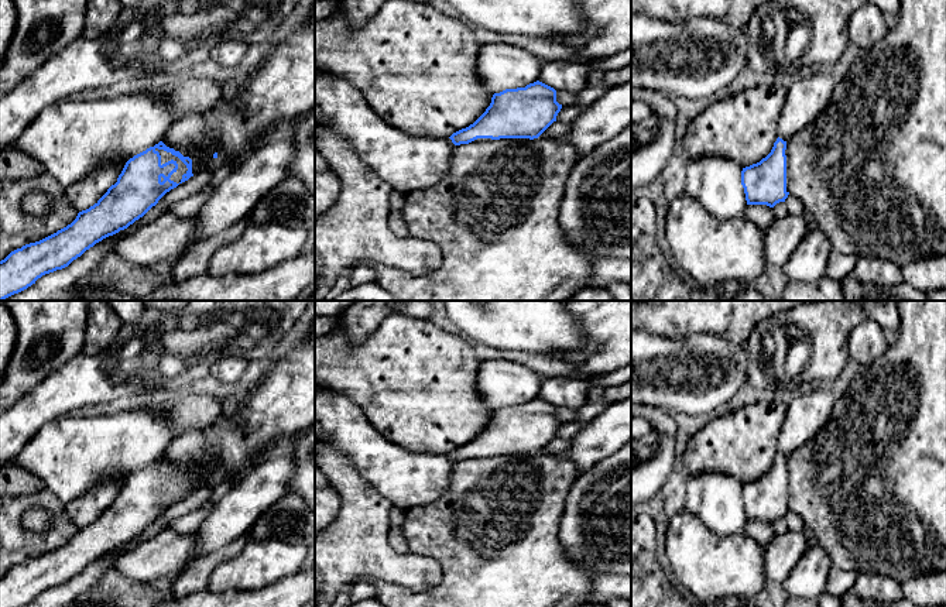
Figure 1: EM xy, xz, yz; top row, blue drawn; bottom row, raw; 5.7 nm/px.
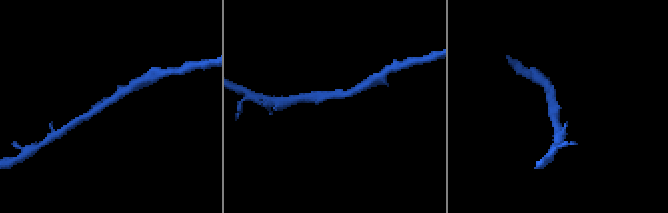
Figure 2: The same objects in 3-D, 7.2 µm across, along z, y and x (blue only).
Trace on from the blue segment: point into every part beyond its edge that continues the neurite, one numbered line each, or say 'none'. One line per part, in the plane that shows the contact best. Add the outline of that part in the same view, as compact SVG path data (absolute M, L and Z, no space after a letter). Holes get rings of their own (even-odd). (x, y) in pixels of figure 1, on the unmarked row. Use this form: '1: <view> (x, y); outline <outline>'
1: xy (165, 473); outline M155 464L155 467L158 467L161 471L161 481L171 476L174 476L178 480L178 486L171 491L169 495L179 500L182 495L182 491L186 490L186 487L188 487L186 481L178 473L172 471L171 469L167 469L167 467L158 466L158 464Z

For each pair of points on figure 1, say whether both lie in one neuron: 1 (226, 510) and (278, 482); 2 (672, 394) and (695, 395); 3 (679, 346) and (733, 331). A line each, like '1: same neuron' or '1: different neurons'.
1: same neuron
2: same neuron
3: different neurons

